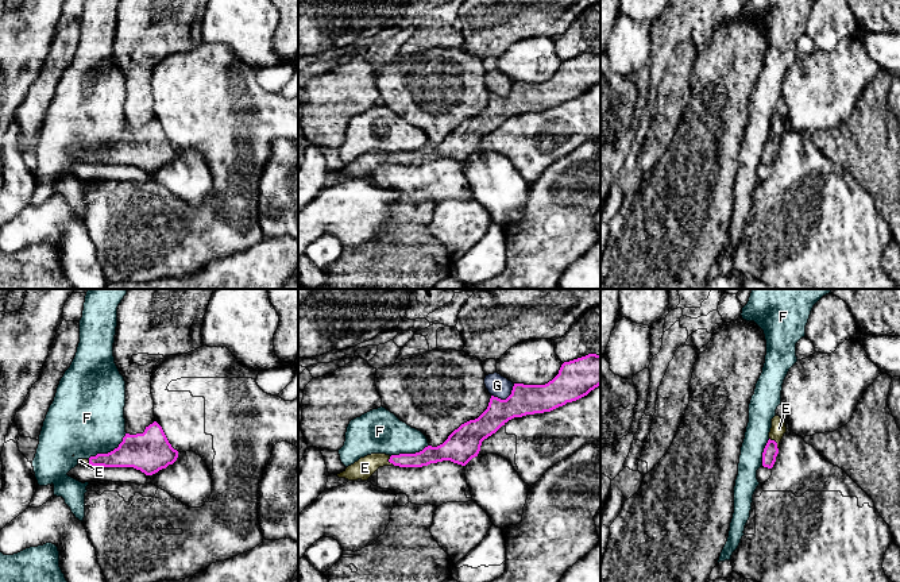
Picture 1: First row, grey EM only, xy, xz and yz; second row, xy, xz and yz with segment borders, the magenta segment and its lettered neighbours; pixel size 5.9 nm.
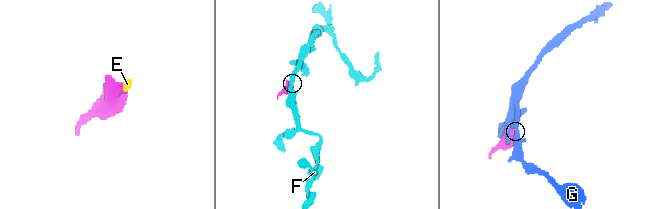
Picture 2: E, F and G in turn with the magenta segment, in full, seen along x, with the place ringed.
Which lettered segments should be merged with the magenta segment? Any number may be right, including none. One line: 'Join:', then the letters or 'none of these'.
Join: E

